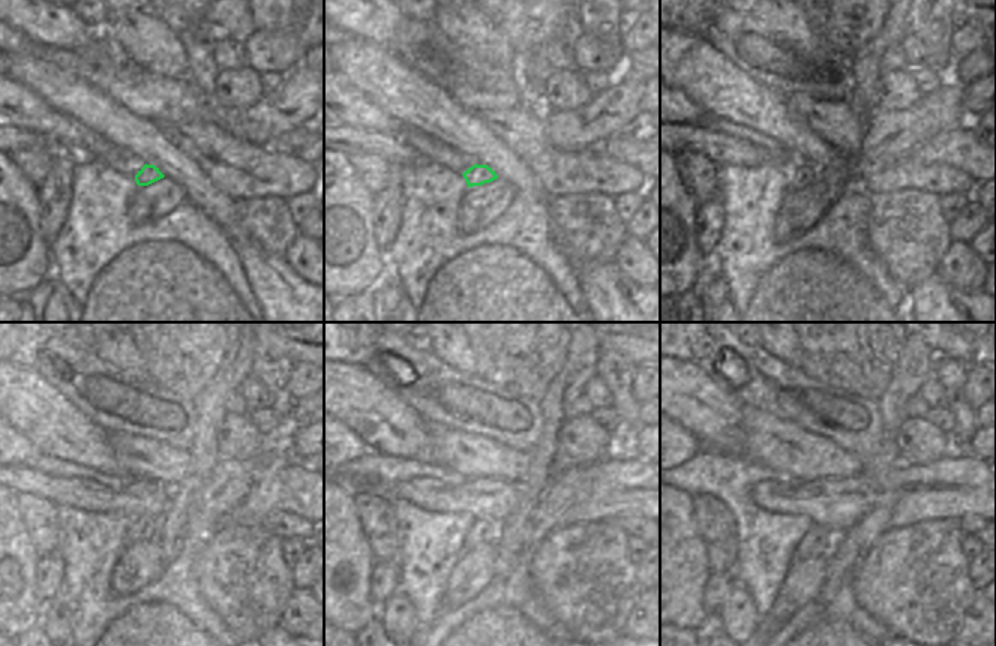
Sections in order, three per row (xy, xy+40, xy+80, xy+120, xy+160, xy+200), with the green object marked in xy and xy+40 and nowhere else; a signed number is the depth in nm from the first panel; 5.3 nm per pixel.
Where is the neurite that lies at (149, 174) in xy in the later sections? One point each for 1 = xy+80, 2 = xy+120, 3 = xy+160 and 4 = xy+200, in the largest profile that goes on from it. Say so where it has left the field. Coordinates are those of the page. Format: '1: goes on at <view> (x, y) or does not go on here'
1: goes on at xy+80 (806, 176)
2: goes on at xy+120 (143, 528)
3: goes on at xy+160 (482, 531)
4: goes on at xy+200 (818, 541)

